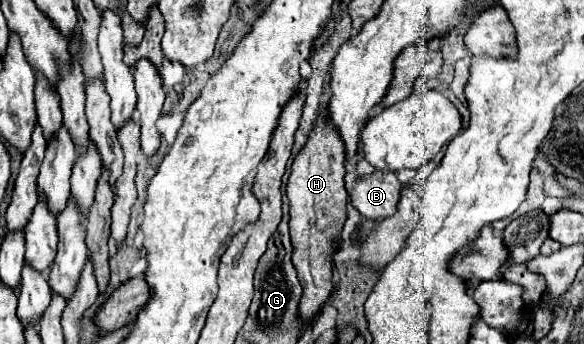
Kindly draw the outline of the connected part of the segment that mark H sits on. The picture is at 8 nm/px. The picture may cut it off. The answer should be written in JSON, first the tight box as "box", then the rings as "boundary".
{"box":[287,110,347,322],"boundary":[[[321,110],[313,122],[309,138],[303,150],[295,156],[287,196],[291,208],[291,242],[293,242],[293,264],[297,268],[299,280],[303,284],[303,296],[299,304],[299,314],[305,322],[309,322],[315,314],[319,314],[321,306],[333,294],[333,254],[337,250],[337,240],[341,236],[343,222],[347,218],[347,190],[345,190],[345,144],[331,124],[327,110]]]}

